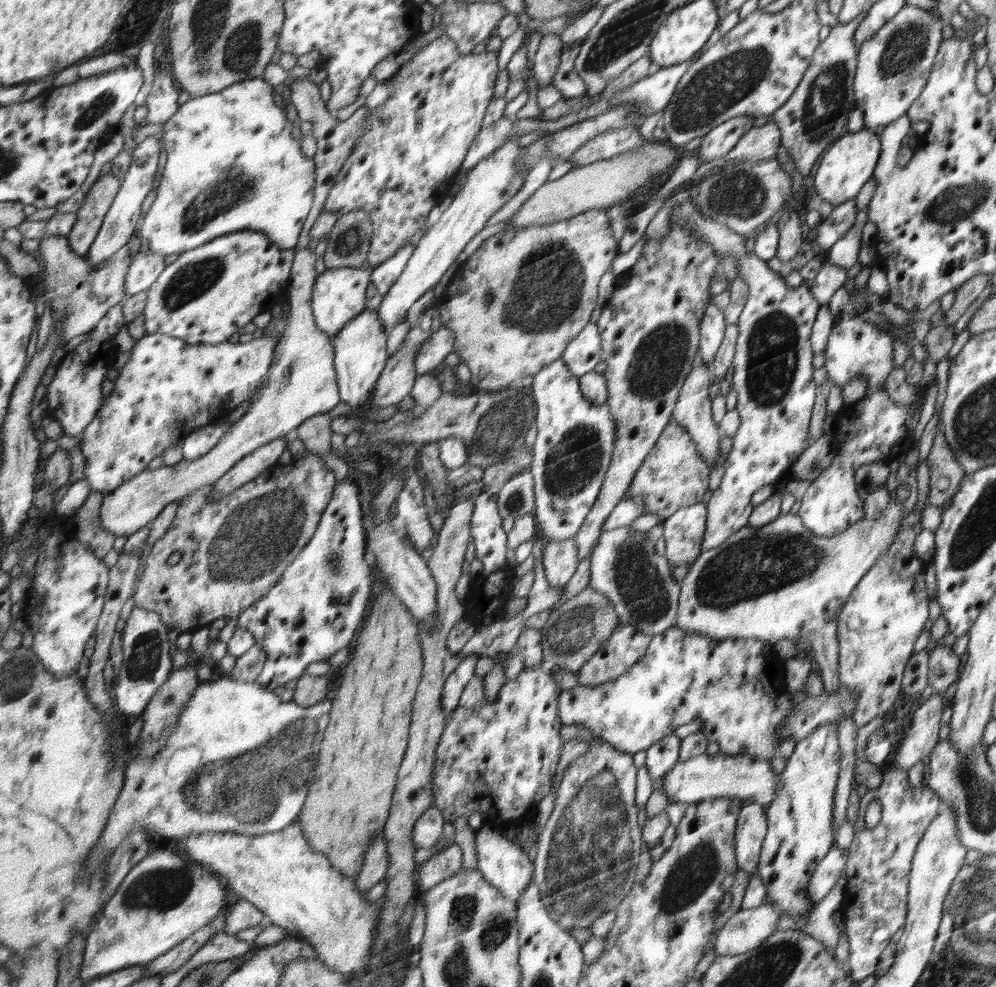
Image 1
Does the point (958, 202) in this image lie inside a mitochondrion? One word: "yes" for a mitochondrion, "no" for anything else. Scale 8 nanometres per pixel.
yes

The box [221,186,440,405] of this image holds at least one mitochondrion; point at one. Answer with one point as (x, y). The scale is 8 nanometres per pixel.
(346, 242)

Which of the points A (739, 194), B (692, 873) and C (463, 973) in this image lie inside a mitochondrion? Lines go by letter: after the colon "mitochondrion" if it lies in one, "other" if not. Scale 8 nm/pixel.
A: mitochondrion
B: mitochondrion
C: mitochondrion

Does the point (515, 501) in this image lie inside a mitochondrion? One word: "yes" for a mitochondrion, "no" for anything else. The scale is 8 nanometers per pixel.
yes

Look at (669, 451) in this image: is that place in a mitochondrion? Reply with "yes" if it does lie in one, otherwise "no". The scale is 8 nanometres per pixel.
no

